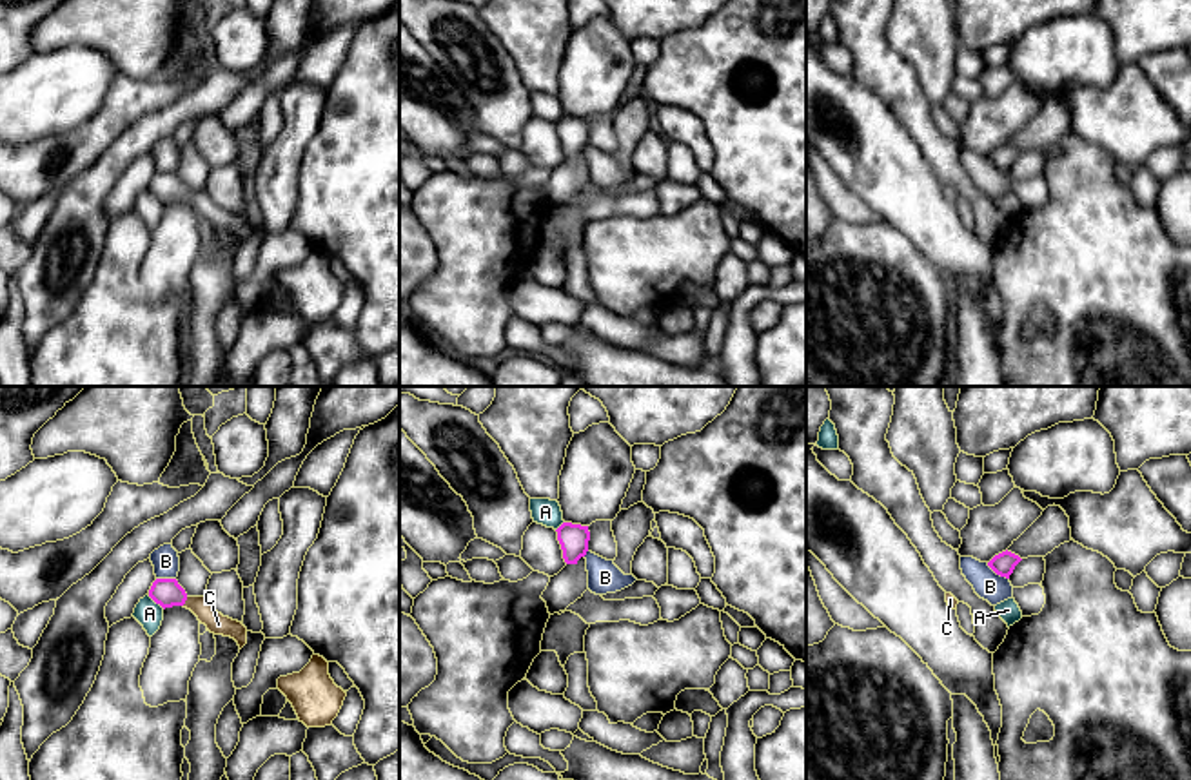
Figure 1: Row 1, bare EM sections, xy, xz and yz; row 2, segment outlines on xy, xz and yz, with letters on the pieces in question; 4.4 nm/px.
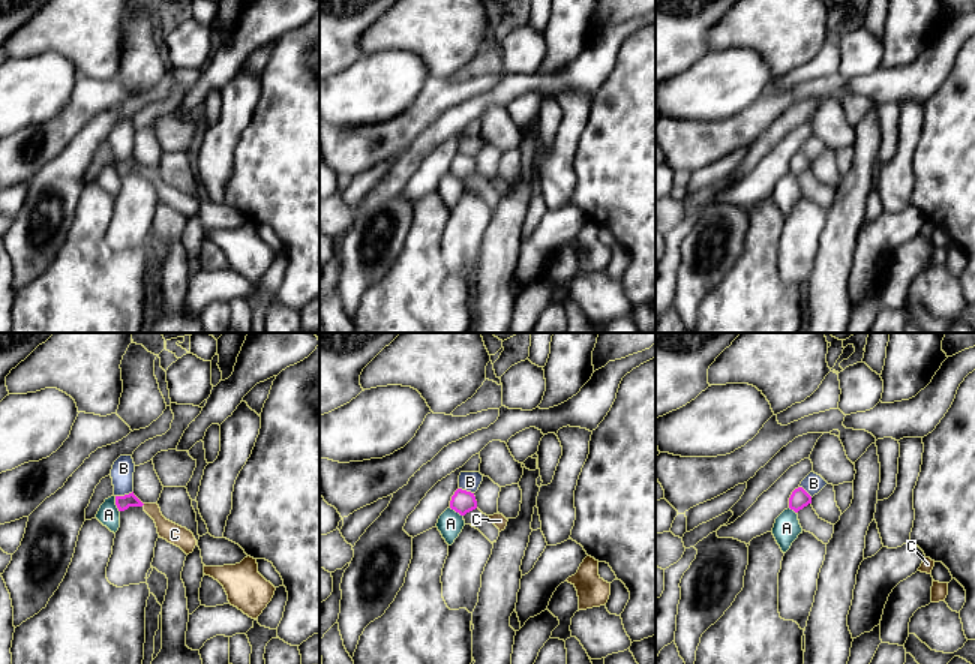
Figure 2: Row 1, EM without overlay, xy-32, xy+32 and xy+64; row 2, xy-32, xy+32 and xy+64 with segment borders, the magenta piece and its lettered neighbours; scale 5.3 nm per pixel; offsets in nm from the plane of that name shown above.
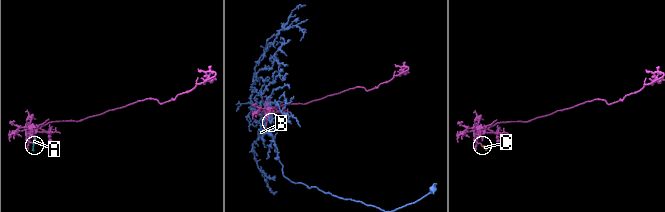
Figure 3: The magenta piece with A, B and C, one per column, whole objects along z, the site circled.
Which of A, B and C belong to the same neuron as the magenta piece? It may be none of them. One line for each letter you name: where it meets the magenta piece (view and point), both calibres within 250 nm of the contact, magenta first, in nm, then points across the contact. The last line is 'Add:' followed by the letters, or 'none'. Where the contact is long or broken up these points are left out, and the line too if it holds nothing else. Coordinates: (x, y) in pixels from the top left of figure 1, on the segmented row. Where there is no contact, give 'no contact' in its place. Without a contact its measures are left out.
C: xy (186, 599) | 130/90 nm | across xy (166, 592), (186, 599), (218, 624)
Add: C

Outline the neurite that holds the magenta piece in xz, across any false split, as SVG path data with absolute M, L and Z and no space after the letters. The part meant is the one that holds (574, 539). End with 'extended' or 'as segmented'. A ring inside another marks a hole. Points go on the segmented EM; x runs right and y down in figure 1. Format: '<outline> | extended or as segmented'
M563 522L556 531L563 550L565 562L577 564L577 561L585 557L588 551L588 526Z | as segmented

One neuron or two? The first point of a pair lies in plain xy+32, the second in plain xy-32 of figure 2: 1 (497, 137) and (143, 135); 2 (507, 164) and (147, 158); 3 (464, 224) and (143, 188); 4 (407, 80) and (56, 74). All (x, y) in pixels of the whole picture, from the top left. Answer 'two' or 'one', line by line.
1: two
2: two
3: one
4: one

